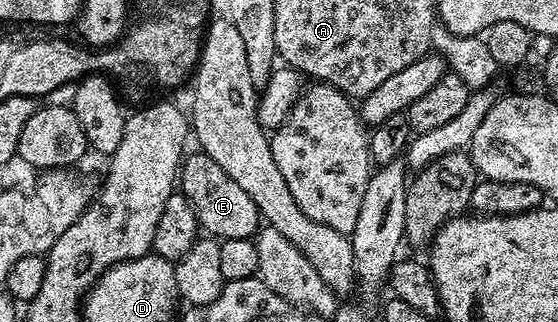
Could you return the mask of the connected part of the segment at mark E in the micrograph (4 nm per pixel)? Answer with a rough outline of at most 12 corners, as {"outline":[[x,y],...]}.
{"outline":[[187,153],[180,193],[207,235],[254,238],[252,196],[212,160]]}

